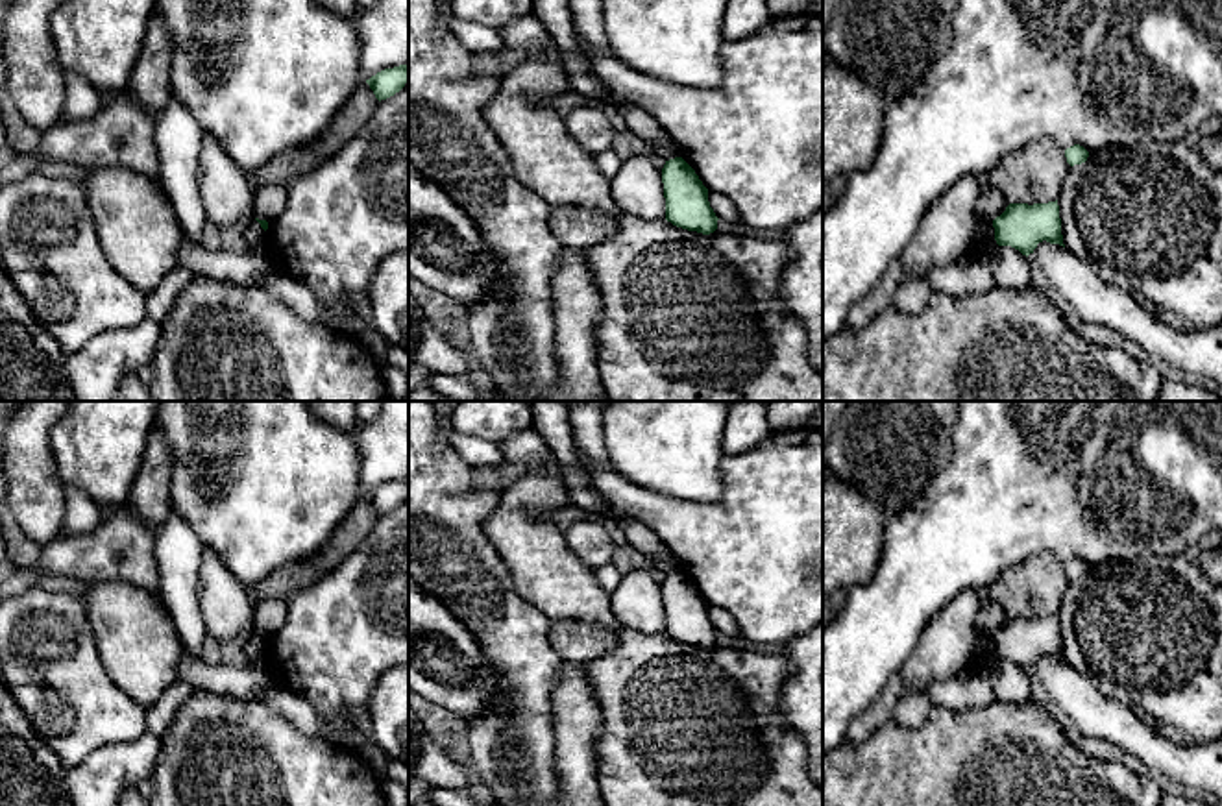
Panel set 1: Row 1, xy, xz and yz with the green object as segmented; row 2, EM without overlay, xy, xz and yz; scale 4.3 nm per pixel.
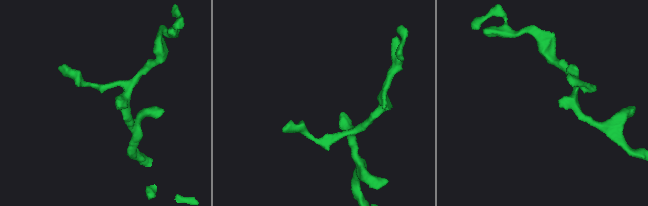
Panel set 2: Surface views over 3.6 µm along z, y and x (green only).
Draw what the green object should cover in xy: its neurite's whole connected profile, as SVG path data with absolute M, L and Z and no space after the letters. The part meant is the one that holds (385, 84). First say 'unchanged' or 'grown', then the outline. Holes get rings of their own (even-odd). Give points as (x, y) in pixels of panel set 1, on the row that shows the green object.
unchanged | M407 65L385 68L385 70L377 72L375 76L372 76L370 79L366 79L366 83L370 85L370 89L373 91L373 94L379 102L399 92L407 81L409 81Z

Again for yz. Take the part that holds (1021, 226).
unchanged | M1009 203L993 220L995 240L998 246L1011 246L1022 255L1033 253L1039 242L1063 244L1059 205L1048 203Z

